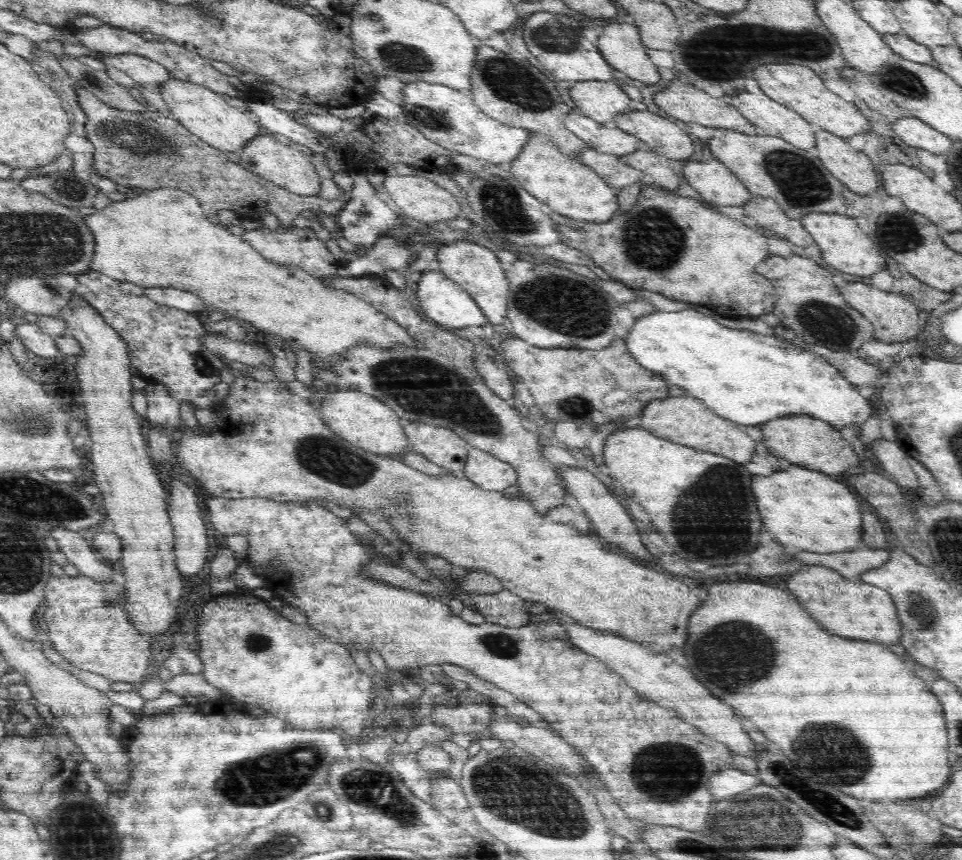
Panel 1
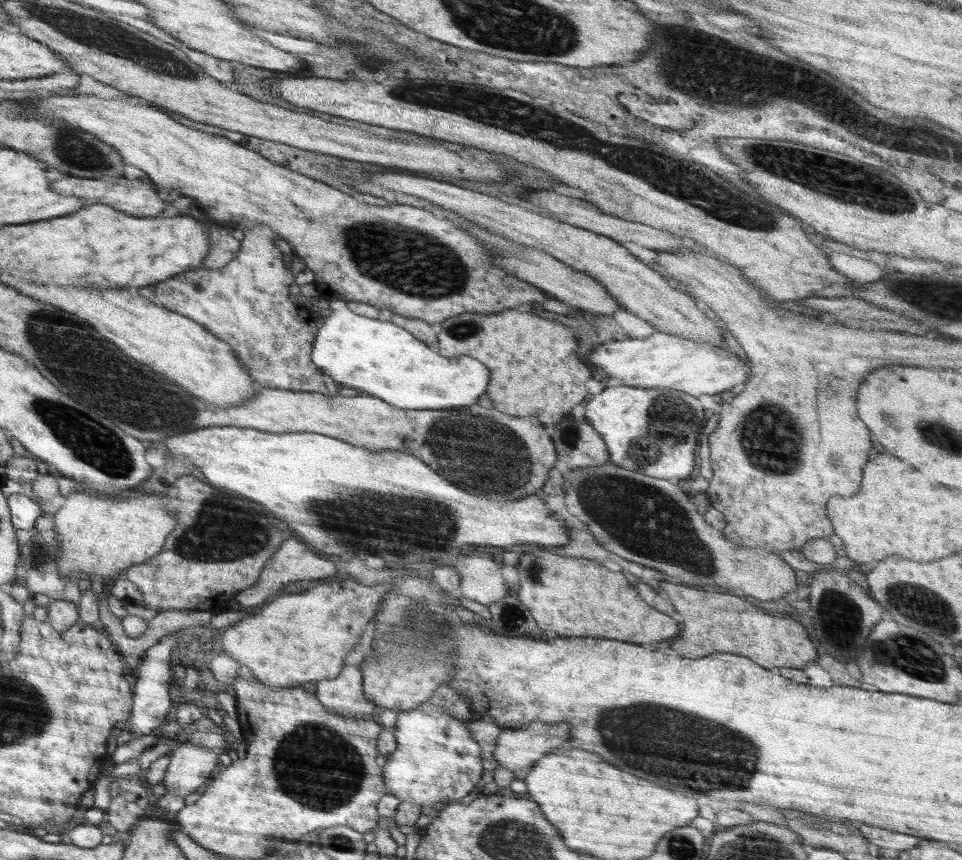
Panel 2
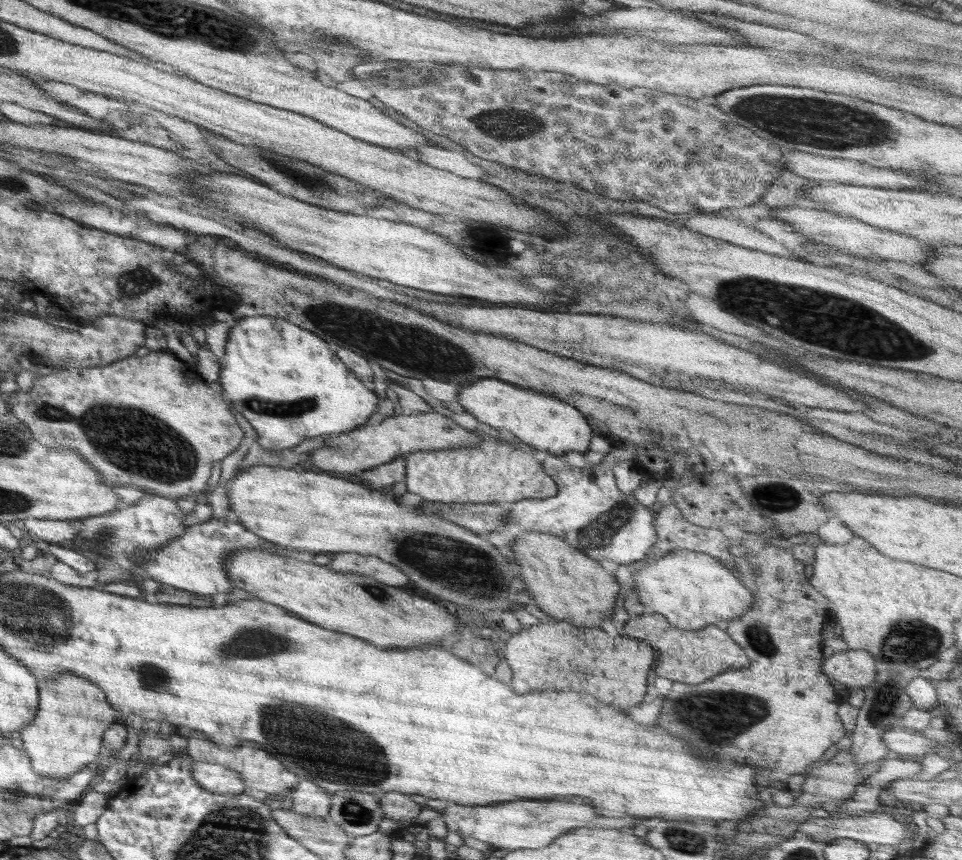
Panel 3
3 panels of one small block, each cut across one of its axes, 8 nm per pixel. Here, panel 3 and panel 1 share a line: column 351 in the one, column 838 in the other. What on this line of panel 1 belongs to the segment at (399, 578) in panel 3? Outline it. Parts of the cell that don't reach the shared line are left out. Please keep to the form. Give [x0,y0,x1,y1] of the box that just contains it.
[796,548,890,579]

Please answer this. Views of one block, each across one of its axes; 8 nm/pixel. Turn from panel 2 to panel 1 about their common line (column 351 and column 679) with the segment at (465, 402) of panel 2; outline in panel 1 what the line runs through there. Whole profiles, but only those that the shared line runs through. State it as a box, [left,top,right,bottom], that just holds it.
[625,308,876,428]

